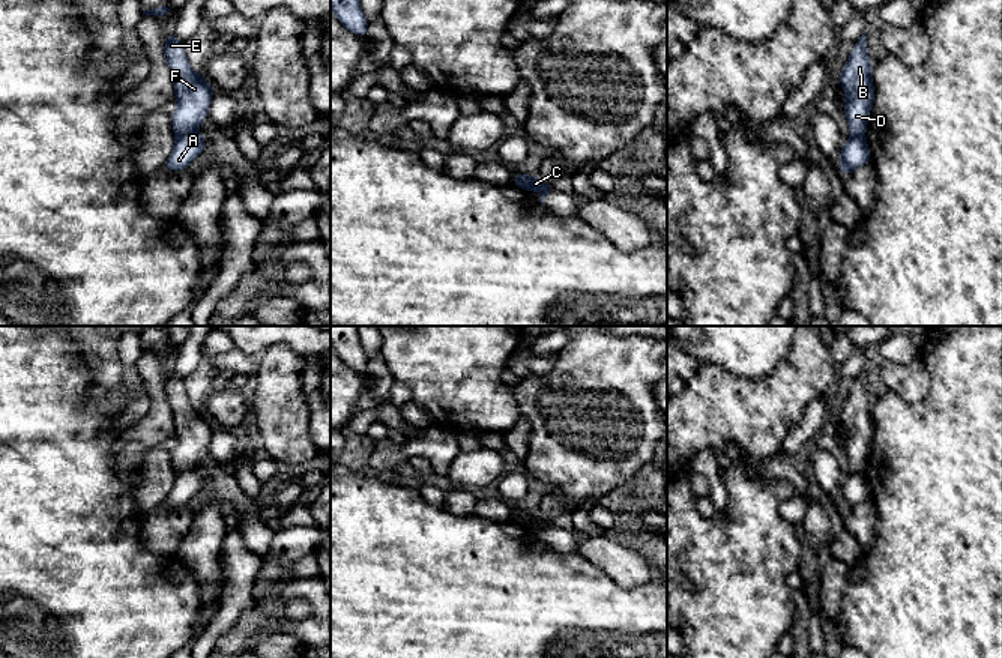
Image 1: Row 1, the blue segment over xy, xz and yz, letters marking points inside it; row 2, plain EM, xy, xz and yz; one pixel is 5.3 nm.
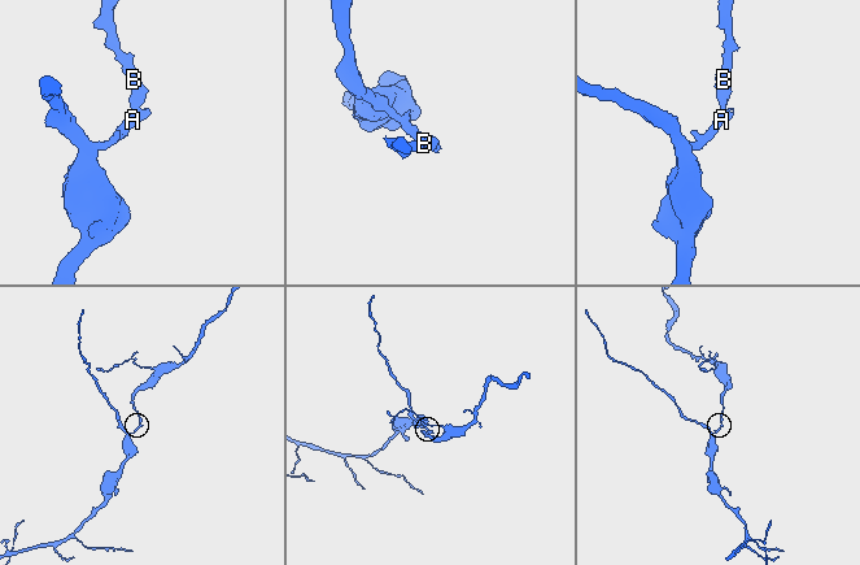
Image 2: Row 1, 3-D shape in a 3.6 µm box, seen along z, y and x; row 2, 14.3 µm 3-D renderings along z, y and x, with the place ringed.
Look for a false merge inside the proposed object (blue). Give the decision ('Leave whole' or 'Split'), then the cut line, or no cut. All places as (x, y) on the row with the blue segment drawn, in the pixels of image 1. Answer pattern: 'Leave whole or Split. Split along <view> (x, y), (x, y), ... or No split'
Split. Split along xy (194, 131), (178, 137)

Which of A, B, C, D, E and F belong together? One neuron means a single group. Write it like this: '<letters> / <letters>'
A C / B D E F

